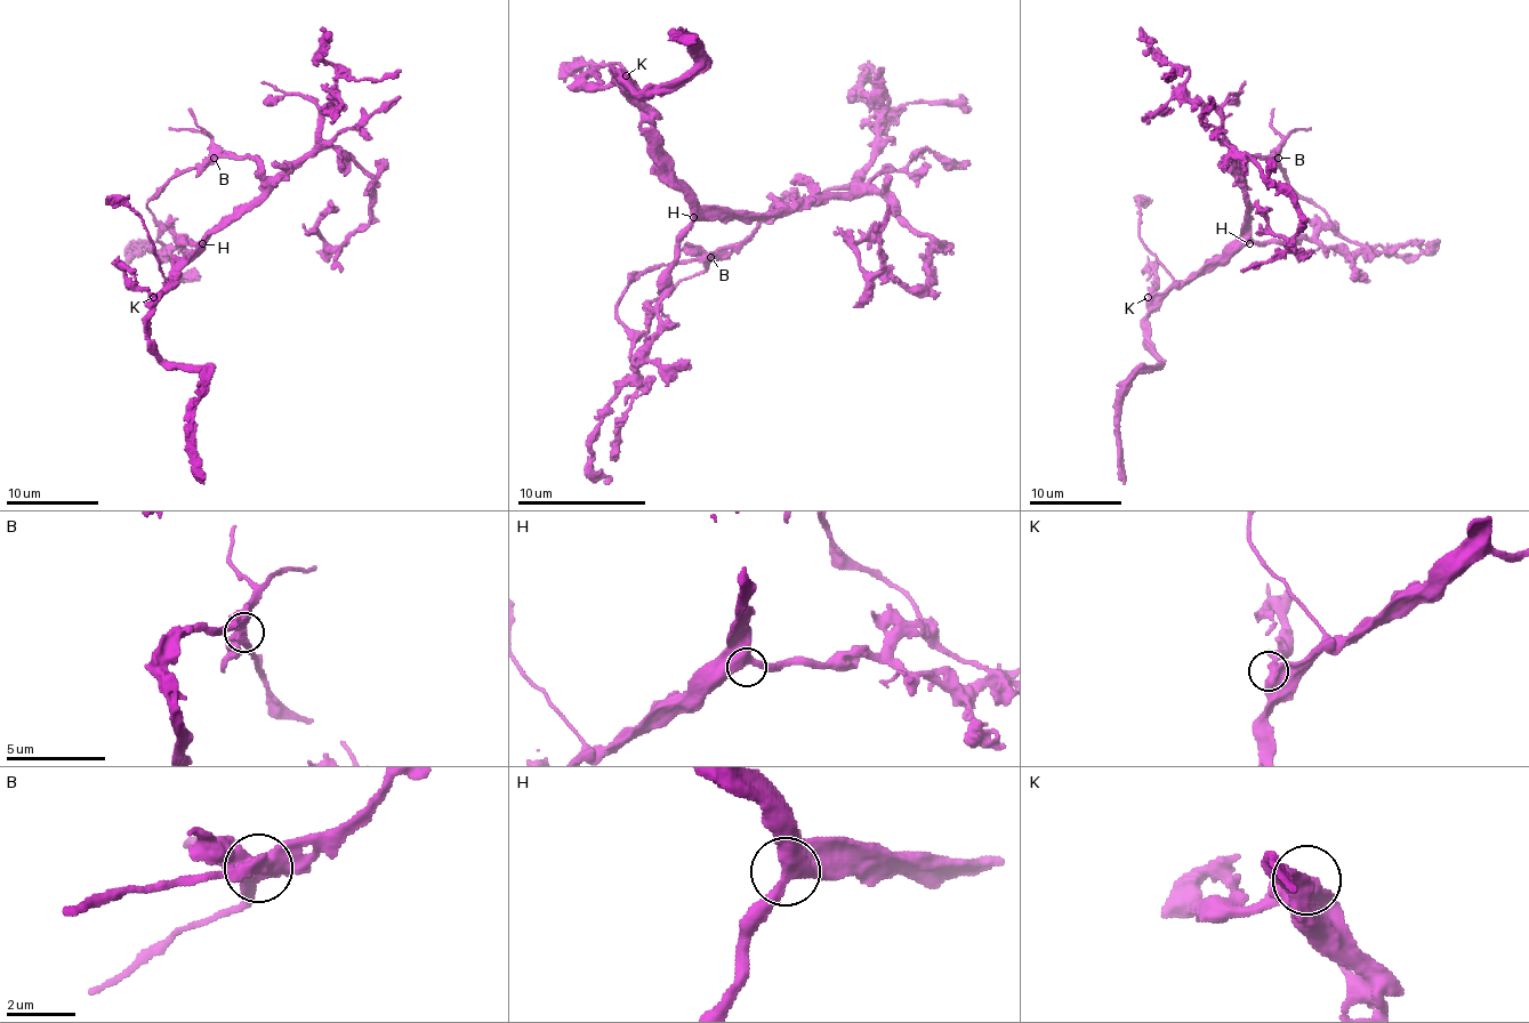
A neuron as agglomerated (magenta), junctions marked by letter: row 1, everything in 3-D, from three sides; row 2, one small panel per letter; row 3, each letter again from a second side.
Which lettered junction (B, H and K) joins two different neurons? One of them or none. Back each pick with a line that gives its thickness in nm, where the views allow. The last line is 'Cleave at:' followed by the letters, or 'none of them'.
B: Thickness 550 nm
Cleave at: B

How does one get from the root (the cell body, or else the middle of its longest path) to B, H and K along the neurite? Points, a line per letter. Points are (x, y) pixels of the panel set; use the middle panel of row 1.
B: (716, 215), (773, 215), (777, 208), (745, 240), (718, 247), (709, 256)
H: (716, 215), (693, 217)
K: (716, 215), (674, 176), (674, 160), (651, 137), (648, 114), (632, 98), (626, 75)

